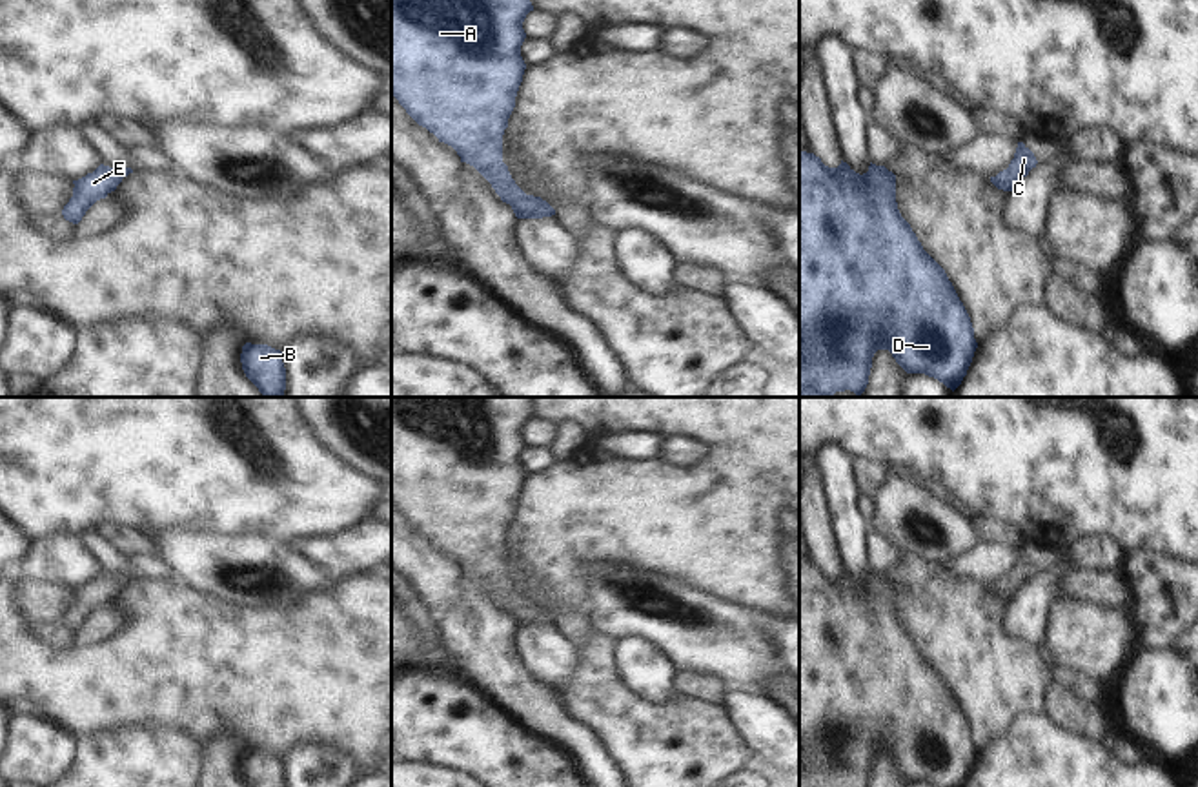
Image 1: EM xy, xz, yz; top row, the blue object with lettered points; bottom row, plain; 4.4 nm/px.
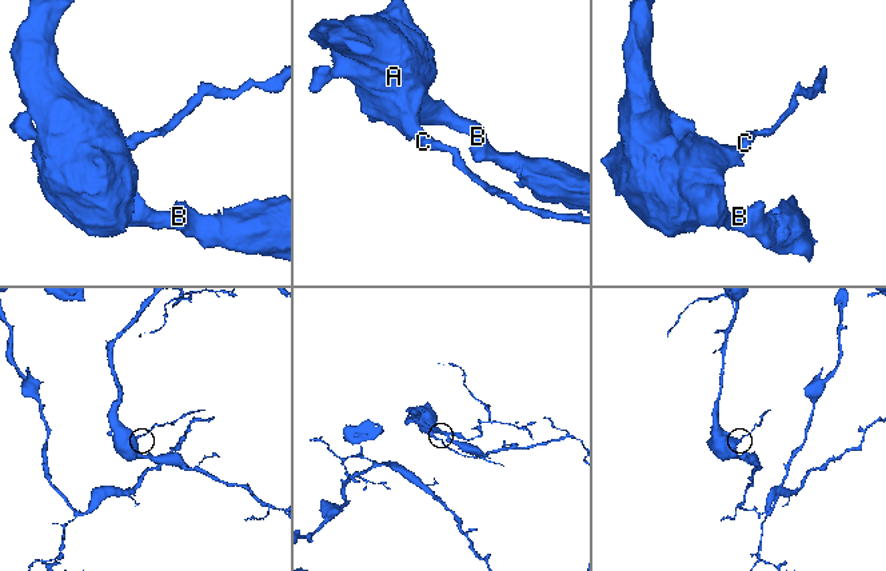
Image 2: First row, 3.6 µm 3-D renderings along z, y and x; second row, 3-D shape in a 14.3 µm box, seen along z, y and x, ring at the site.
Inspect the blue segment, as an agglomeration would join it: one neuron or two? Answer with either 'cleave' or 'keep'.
keep

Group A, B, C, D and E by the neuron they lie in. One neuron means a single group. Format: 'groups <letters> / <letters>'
groups A B C D E

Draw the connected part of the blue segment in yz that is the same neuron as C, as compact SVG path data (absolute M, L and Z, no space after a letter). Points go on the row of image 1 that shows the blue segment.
M1018 142L1014 158L1009 168L1000 171L996 177L990 177L990 182L1003 191L1012 191L1016 182L1029 175L1036 168L1038 160L1034 153L1023 144Z

